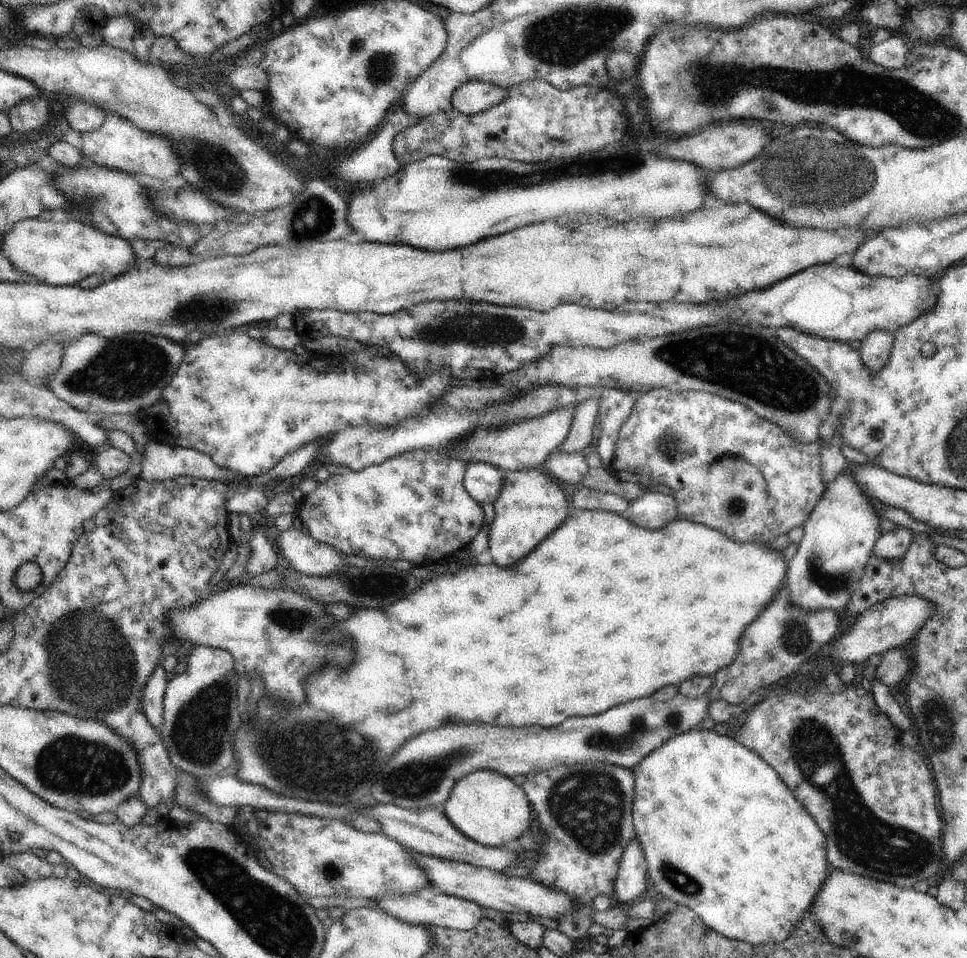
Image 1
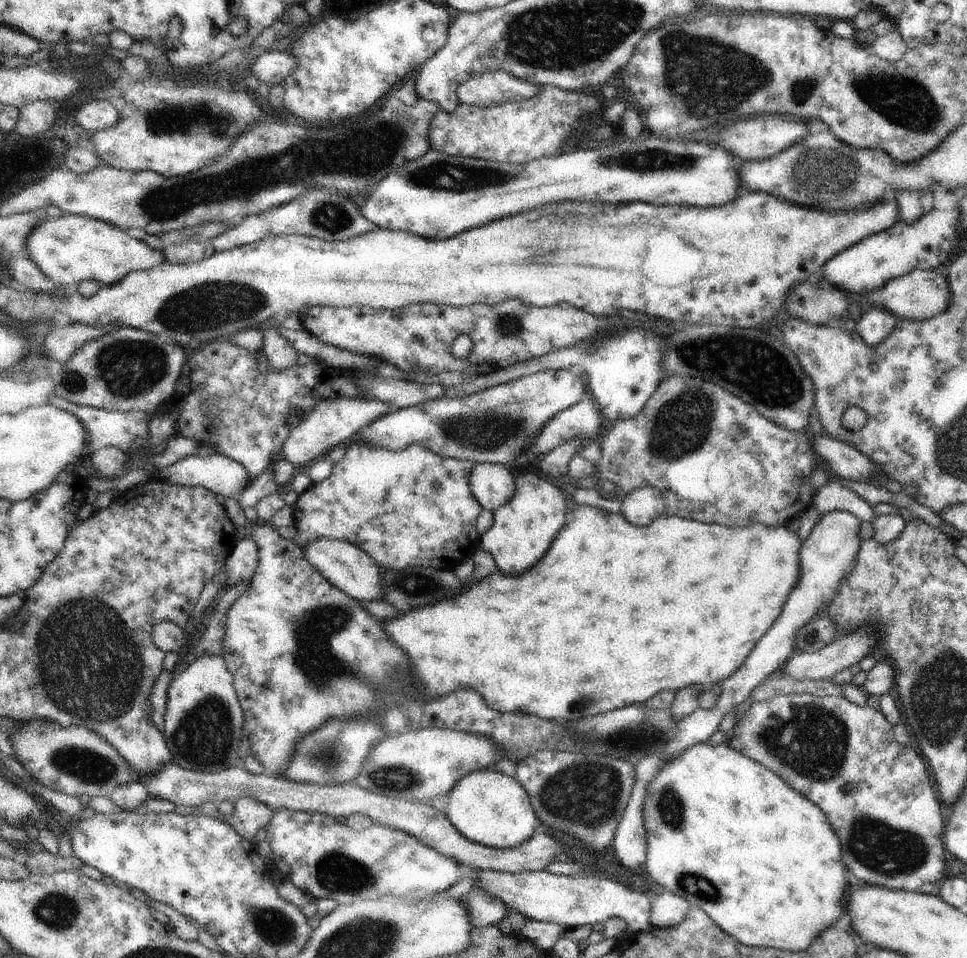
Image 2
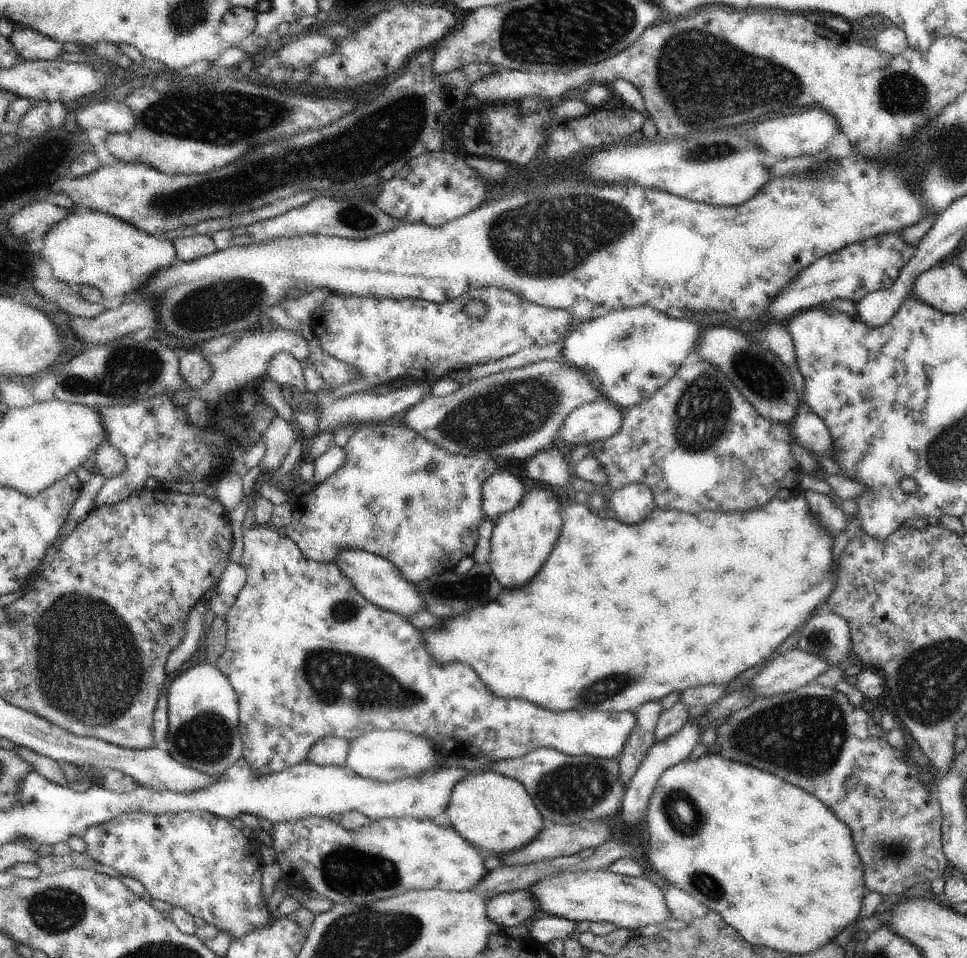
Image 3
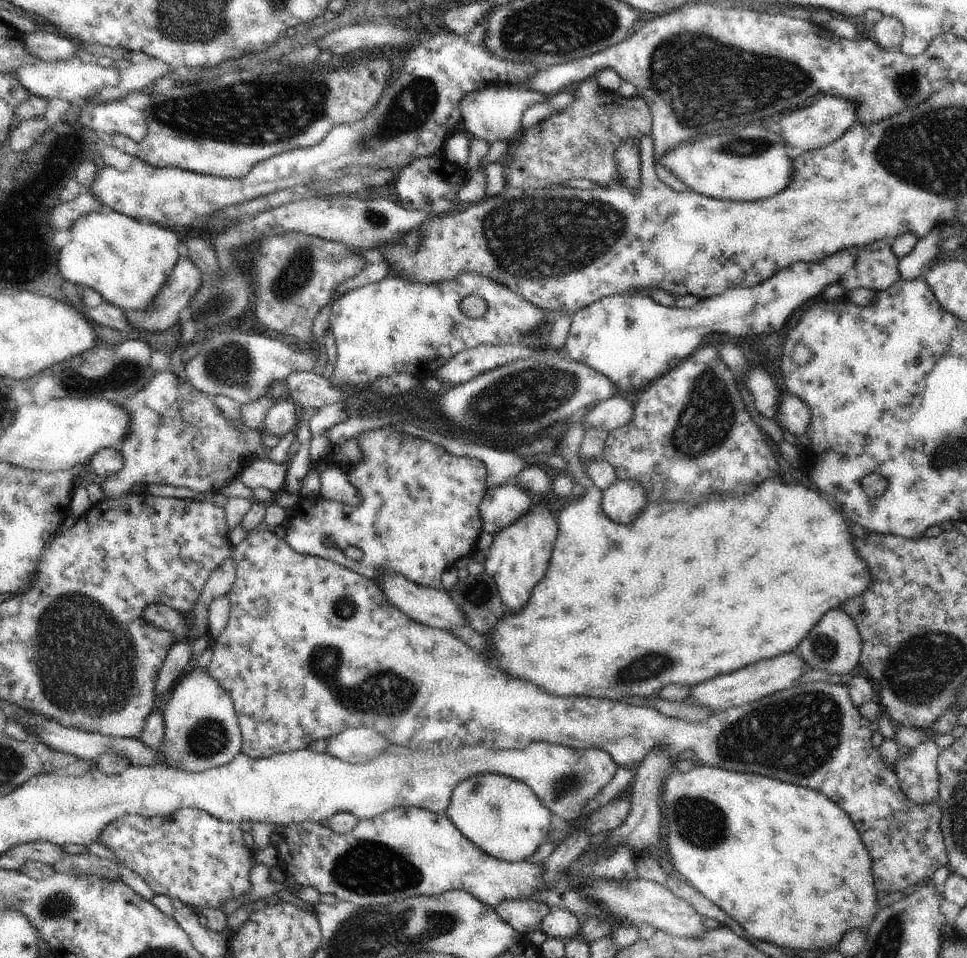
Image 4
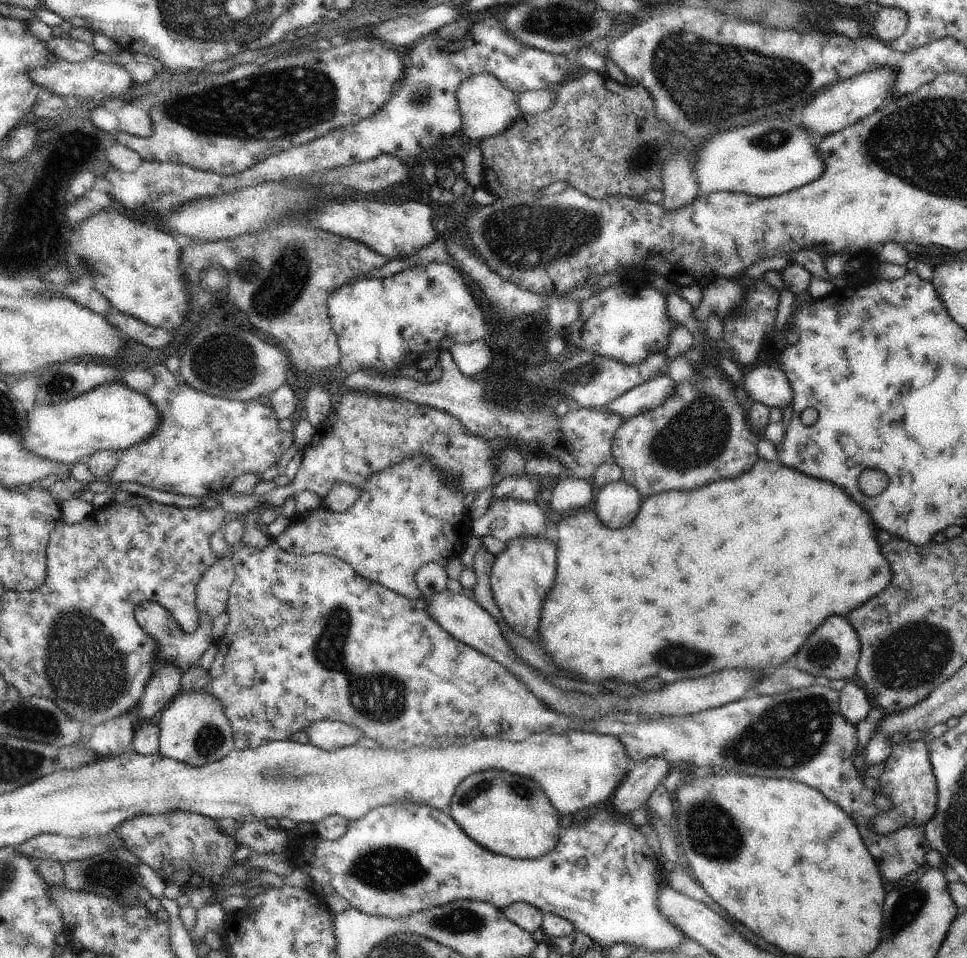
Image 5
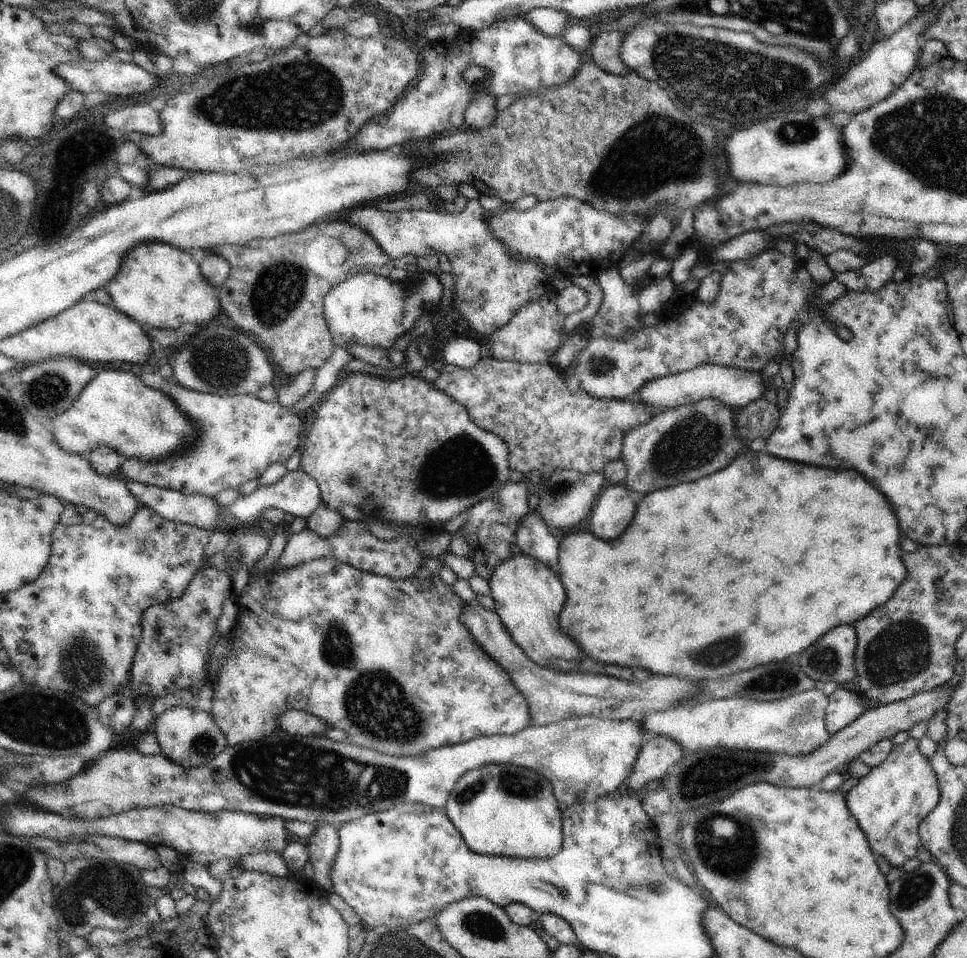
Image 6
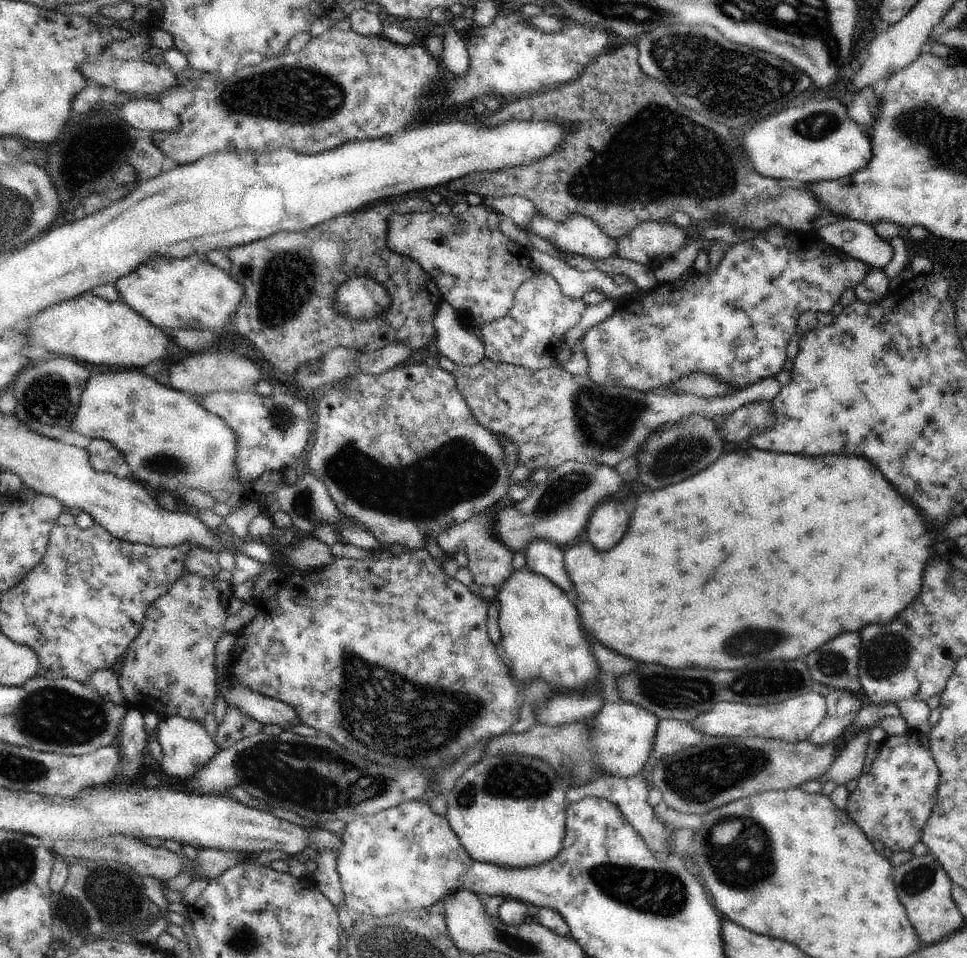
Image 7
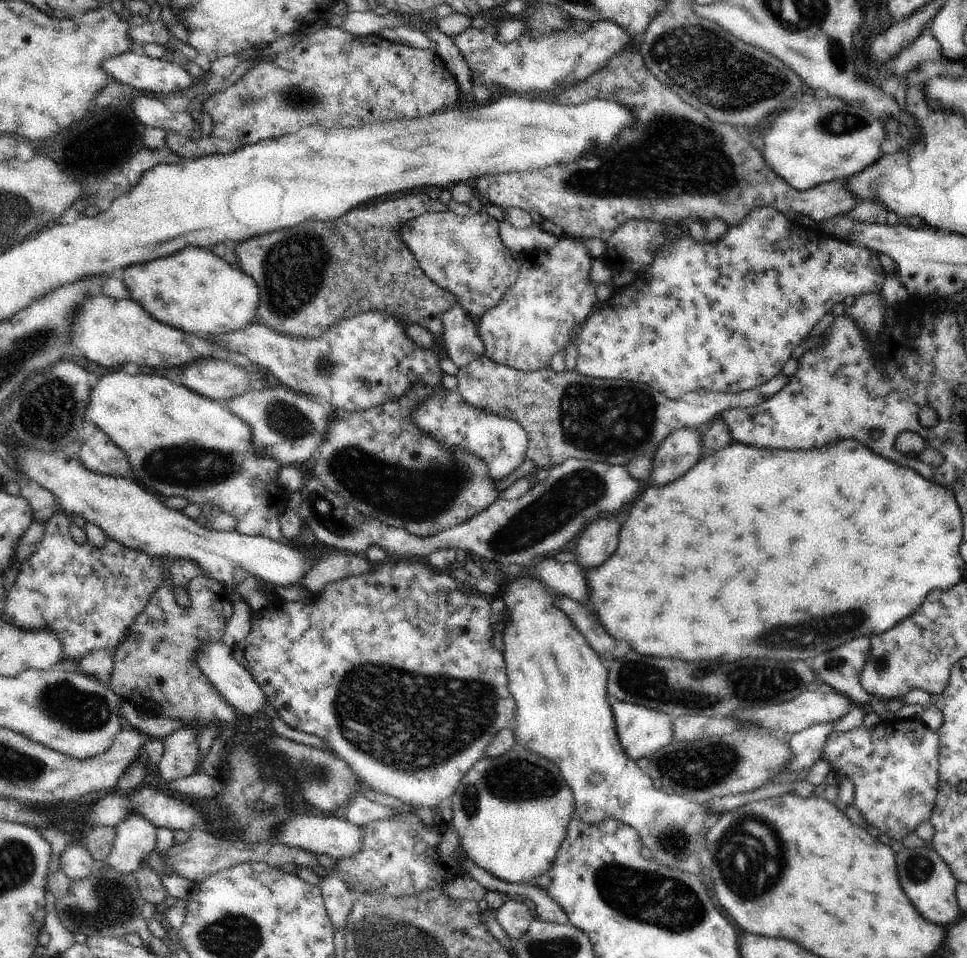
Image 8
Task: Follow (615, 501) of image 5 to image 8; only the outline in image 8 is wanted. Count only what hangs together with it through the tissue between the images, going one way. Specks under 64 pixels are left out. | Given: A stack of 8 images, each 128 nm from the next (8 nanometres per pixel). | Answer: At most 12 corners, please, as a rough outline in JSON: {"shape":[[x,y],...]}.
{"shape":[[616,514],[601,515],[578,542],[577,562],[596,568],[620,538]]}

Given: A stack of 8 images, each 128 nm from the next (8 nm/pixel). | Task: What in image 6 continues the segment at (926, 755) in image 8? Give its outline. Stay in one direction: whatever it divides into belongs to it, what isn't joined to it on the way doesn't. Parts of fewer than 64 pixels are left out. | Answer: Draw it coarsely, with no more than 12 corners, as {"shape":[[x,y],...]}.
{"shape":[[910,737],[846,795],[872,850],[903,870],[940,796]]}

